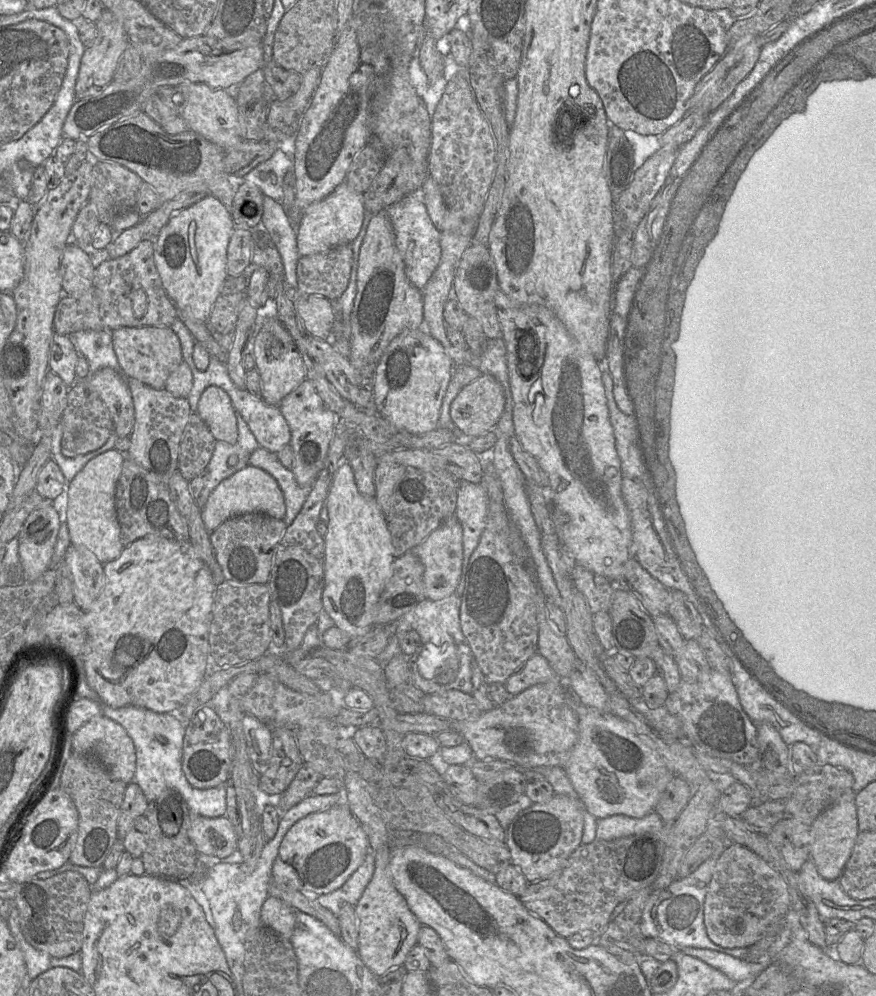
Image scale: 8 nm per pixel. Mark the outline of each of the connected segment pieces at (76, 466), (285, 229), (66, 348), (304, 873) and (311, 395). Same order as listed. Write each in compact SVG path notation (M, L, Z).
M59 422L52 430L51 458L53 458L58 464L66 482L71 482L75 475L82 470L91 459L108 450L114 449L115 442L118 438L113 430L108 440L101 448L87 454L77 455L75 457L66 457L62 454L61 450L62 436L62 424Z
M264 195L261 223L270 234L282 259L285 285L297 289L297 232L281 202Z
M54 332L50 345L49 369L69 386L77 380L76 364L79 353L69 336Z
M341 803L305 816L287 831L272 865L271 882L278 888L296 890L317 899L341 888L369 851L364 829L348 804Z
M307 378L286 395L278 407L291 431L290 445L293 451L291 470L294 473L296 482L301 487L310 489L324 468L330 442L334 435L337 415L330 410L316 393L313 383Z

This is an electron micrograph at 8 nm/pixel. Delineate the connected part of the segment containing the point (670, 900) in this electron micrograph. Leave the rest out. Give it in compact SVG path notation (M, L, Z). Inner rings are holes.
M715 851L689 876L675 879L666 888L652 890L640 920L640 931L644 937L659 939L676 947L706 948L723 953L723 947L715 944L707 935L704 924L705 897L720 855Z

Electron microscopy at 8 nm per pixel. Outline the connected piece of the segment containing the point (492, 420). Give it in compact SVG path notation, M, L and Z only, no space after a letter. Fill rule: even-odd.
M482 373L461 389L451 404L450 415L465 438L475 438L495 429L504 407L502 386L493 376Z

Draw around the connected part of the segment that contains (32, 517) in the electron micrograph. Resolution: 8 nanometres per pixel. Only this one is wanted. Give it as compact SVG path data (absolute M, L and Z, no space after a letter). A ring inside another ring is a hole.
M44 500L27 517L19 535L19 560L22 579L26 582L38 579L51 567L52 556L61 526L60 515L52 505L53 501Z

